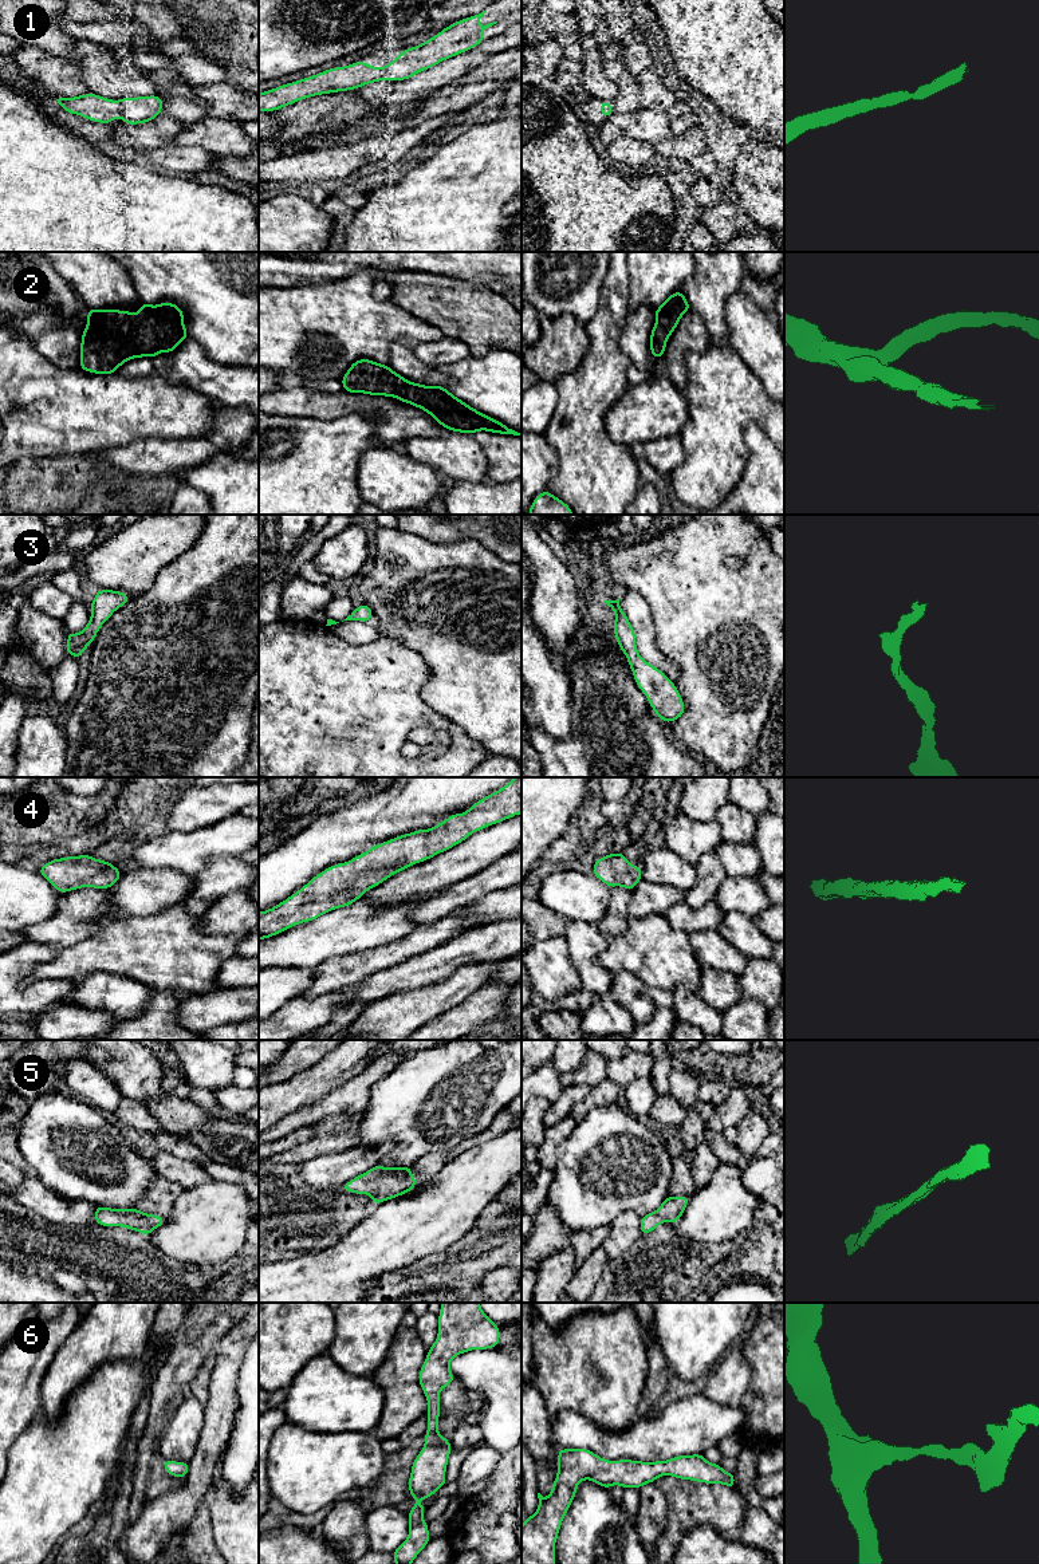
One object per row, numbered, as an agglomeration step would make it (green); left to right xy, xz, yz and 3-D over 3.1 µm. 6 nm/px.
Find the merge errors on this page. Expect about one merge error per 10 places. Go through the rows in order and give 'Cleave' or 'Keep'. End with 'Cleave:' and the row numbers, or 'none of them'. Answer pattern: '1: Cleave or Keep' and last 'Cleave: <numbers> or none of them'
1: Keep
2: Keep
3: Keep
4: Keep
5: Keep
6: Keep
Cleave: none of them

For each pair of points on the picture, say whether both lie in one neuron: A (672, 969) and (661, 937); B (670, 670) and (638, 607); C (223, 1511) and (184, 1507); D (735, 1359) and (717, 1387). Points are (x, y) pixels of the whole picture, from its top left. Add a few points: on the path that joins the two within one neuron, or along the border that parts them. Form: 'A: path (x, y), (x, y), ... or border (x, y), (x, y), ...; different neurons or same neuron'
A: path (666, 961), (661, 956), (661, 945); same neuron
B: path (654, 654), (645, 645), (645, 633), (641, 623); same neuron
C: border (217, 1470), (205, 1500); different neurons
D: path (735, 1366), (735, 1370), (724, 1381); same neuron

